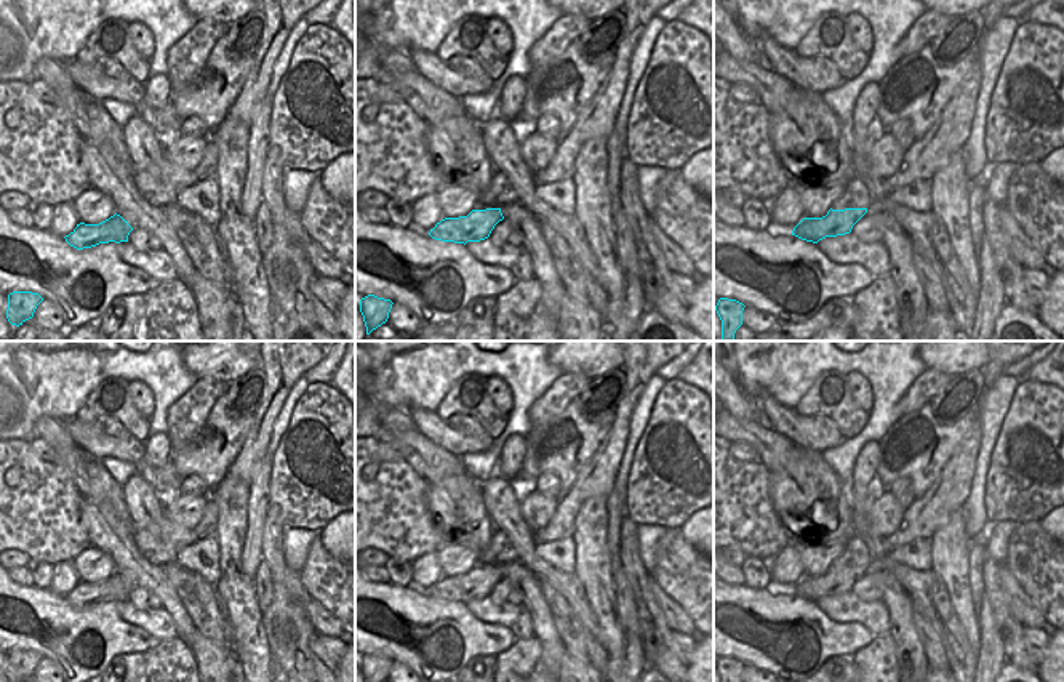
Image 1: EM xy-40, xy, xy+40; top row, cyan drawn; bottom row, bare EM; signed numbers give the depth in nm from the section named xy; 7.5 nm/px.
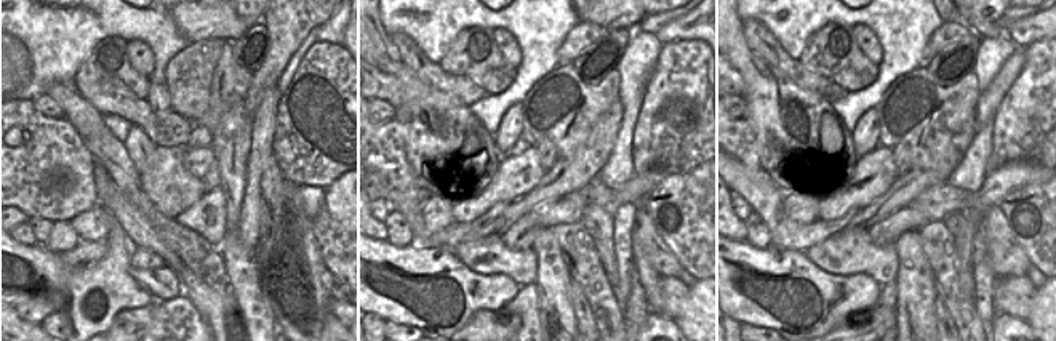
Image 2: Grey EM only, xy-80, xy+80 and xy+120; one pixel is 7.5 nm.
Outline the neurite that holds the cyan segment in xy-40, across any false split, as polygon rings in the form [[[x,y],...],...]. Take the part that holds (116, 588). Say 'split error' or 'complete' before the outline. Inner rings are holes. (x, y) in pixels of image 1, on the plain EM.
complete; [[[114,573],[109,578],[99,581],[99,583],[85,583],[80,581],[77,586],[66,594],[66,600],[77,607],[91,607],[99,602],[109,602],[109,600],[128,600],[128,594],[133,589],[133,586],[125,580],[120,573]]]

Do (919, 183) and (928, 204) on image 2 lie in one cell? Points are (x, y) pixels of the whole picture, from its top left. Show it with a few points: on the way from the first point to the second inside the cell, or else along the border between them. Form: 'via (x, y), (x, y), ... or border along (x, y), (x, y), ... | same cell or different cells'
border along (946, 181), (928, 186), (908, 205) | different cells

